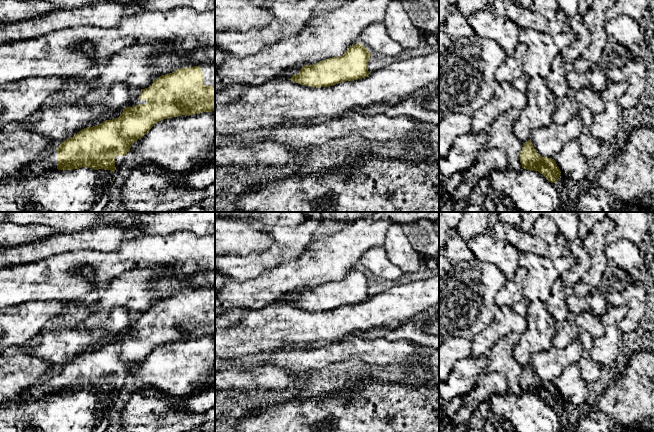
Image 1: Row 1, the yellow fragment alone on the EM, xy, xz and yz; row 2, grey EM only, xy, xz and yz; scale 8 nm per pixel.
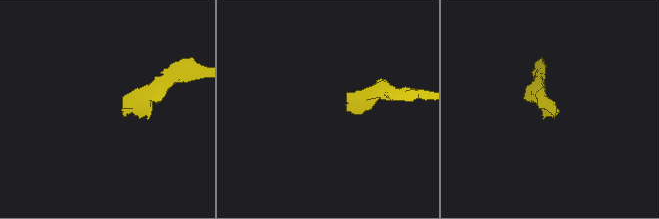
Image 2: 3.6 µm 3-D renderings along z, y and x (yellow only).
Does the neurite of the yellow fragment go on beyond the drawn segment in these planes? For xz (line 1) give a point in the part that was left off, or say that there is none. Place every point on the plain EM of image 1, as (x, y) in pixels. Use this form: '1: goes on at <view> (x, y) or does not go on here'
1: does not go on here

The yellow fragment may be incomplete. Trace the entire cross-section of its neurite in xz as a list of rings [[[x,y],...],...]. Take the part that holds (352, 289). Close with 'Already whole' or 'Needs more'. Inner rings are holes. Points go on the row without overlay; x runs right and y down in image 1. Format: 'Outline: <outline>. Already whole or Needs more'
Outline: [[[357,267],[350,270],[340,281],[304,289],[290,304],[301,309],[320,312],[362,303],[370,298],[367,292],[370,280],[368,273]]]. Already whole

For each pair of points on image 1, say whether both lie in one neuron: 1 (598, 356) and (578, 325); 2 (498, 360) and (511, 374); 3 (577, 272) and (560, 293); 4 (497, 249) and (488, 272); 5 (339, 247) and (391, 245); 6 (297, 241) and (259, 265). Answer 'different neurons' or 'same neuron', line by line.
1: different neurons
2: same neuron
3: different neurons
4: different neurons
5: different neurons
6: same neuron

